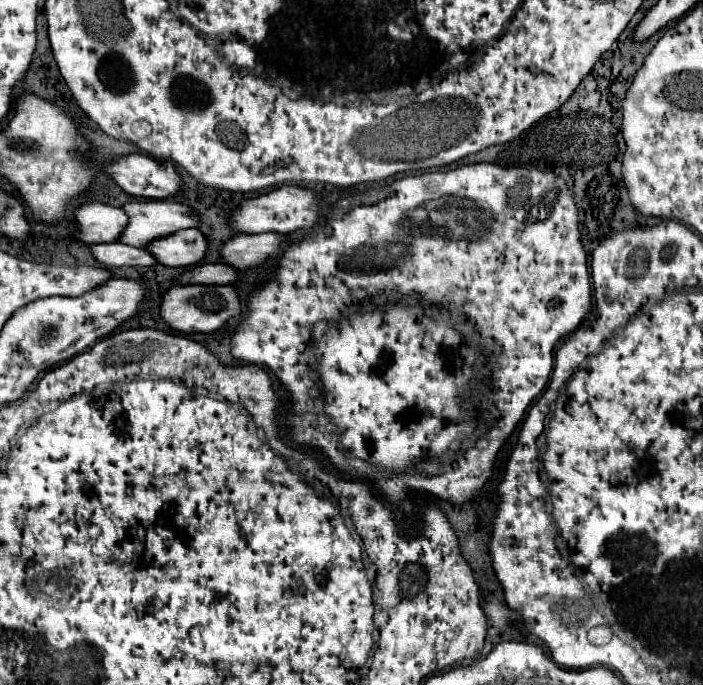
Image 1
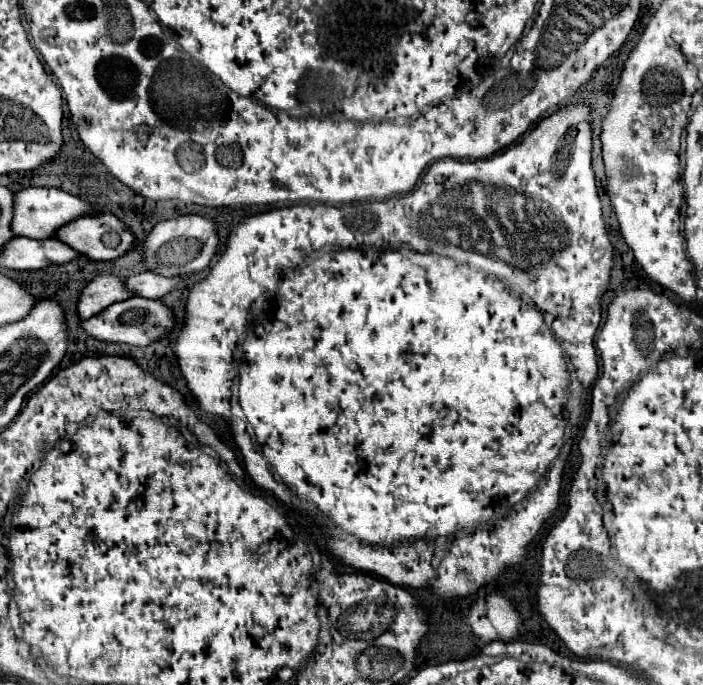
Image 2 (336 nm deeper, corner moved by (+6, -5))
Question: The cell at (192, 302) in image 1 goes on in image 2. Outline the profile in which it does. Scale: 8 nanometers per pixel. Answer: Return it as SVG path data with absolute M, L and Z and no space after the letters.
M133 296L131 300L115 302L109 308L105 308L103 312L95 314L93 318L83 320L81 326L87 330L89 336L93 336L97 340L123 342L123 344L131 344L131 346L149 346L151 342L155 342L147 334L149 328L165 328L165 330L169 330L169 326L173 326L173 324L175 324L175 314L161 300L149 300L149 298L143 298L143 296Z

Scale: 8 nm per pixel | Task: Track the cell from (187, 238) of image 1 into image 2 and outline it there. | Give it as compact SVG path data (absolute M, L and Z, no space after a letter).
M97 214L67 224L59 230L59 240L91 260L117 260L133 248L135 234L117 216Z

